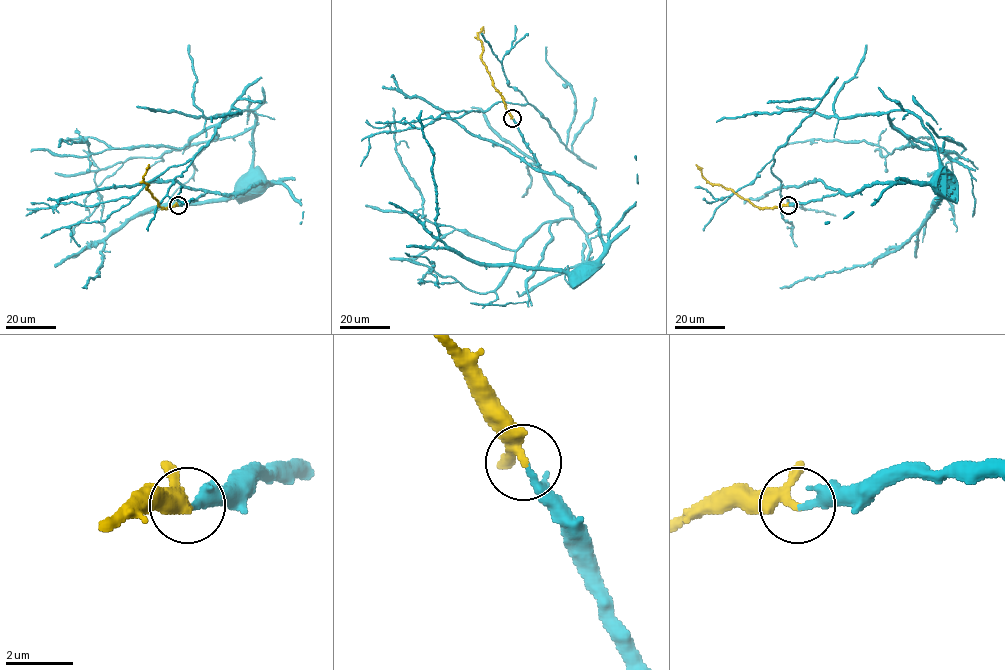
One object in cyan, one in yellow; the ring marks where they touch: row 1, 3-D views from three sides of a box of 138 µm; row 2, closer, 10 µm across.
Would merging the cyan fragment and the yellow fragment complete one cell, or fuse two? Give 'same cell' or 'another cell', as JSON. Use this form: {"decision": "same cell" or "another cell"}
{"decision": "same cell"}

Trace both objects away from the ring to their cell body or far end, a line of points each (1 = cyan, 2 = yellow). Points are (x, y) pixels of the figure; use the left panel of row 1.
1: (178, 205), (203, 194), (242, 193), (249, 186), (269, 182), (256, 178), (262, 181)
2: (178, 205), (168, 208), (159, 205), (144, 181), (143, 176), (149, 168)

